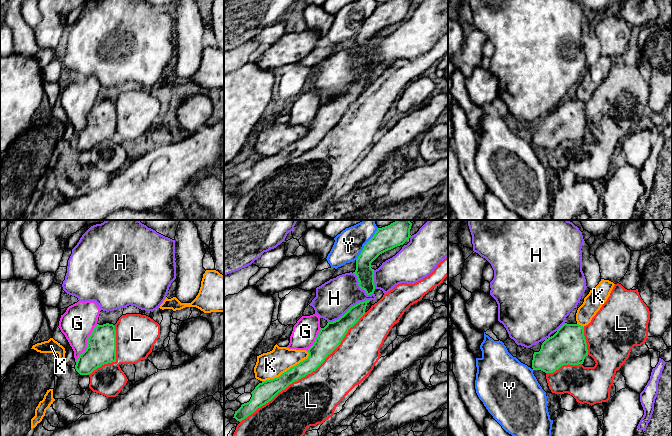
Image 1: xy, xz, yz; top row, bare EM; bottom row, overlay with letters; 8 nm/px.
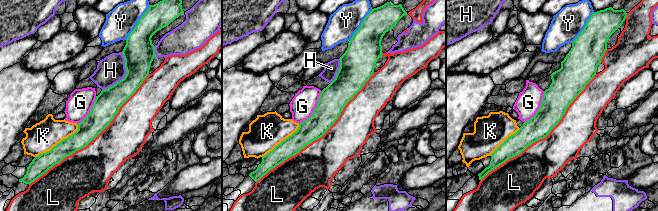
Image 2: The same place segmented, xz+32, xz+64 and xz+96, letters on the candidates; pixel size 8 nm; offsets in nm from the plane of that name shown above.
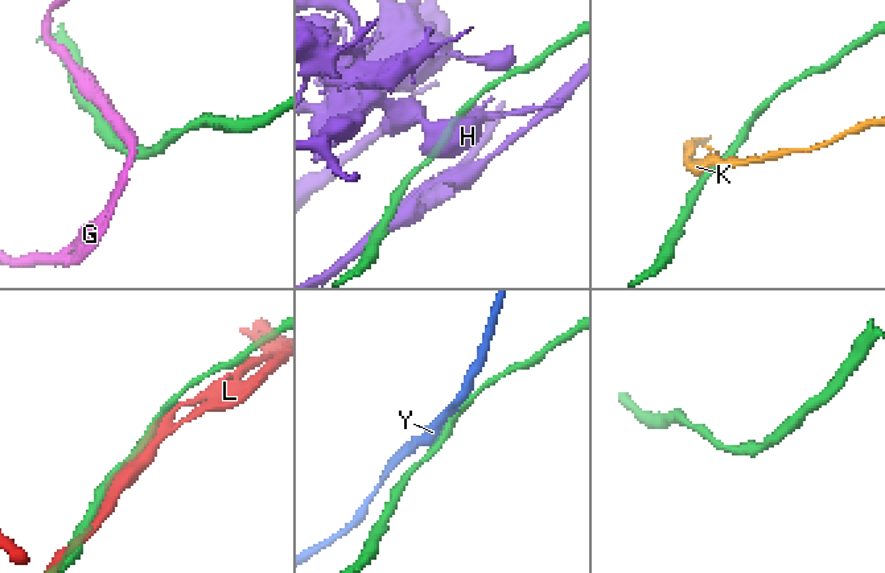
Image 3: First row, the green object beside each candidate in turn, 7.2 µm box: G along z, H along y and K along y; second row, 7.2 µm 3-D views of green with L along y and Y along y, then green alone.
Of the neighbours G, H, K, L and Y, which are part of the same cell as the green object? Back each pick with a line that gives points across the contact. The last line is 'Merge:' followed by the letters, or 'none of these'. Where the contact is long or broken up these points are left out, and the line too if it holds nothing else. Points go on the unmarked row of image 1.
Merge: L

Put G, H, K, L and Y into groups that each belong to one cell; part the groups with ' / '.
G / H / K / L / Y

